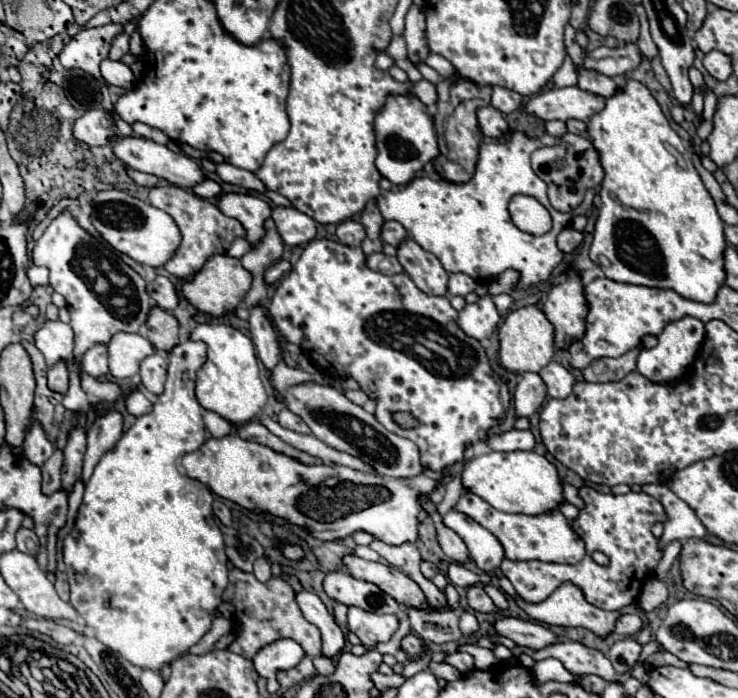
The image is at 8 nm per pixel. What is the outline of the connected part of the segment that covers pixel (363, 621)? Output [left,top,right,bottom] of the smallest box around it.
[348,607,398,647]

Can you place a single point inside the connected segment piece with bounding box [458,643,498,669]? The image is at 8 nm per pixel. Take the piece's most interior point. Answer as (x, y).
(484, 658)

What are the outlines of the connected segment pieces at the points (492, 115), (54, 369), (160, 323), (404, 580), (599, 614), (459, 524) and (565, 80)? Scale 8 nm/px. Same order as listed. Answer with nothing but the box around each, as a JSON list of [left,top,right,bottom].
[[476,105,510,139],[48,361,68,393],[144,307,180,353],[342,553,426,607],[514,583,620,637],[444,509,504,571],[552,57,576,87]]

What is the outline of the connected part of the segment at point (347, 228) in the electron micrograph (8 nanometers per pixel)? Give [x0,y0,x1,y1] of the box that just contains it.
[336,219,366,247]

